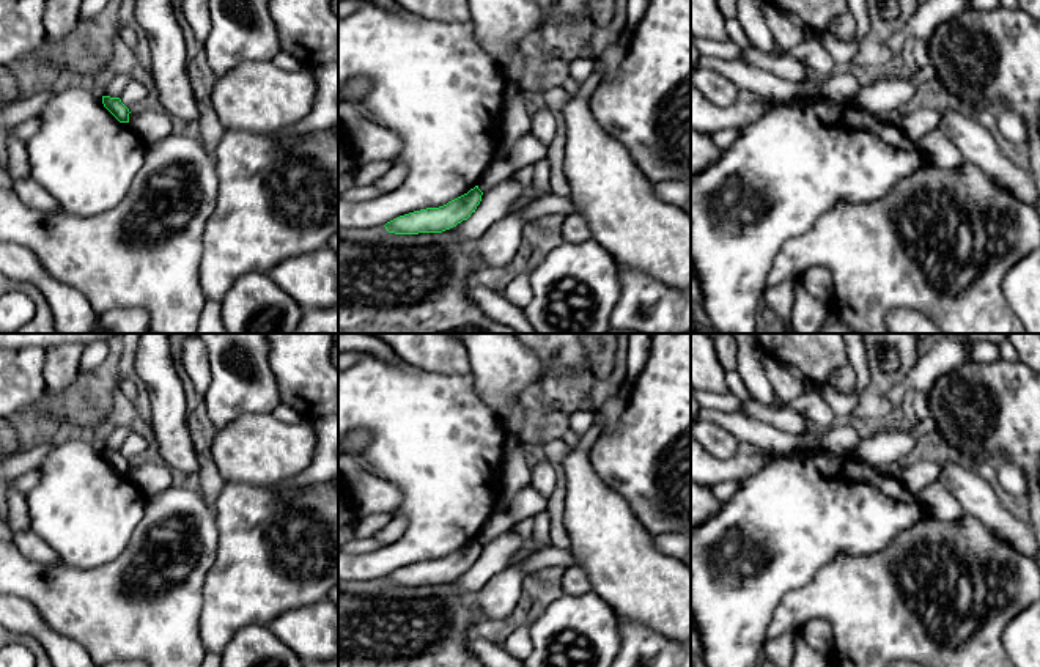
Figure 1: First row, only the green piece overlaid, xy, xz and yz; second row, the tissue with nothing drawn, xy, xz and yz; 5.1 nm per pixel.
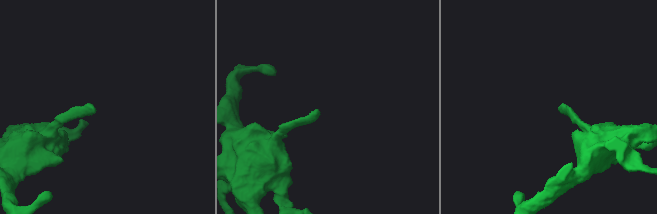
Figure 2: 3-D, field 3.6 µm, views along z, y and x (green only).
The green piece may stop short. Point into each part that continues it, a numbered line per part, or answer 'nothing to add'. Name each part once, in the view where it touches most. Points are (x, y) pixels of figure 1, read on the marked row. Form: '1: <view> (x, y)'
nothing to add

